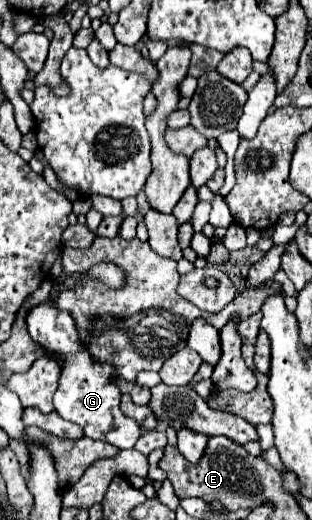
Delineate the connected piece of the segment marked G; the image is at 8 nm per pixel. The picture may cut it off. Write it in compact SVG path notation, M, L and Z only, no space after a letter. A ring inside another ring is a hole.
M45 301L43 305L31 309L31 313L27 315L27 327L29 327L29 335L41 347L47 349L49 357L55 357L55 359L59 359L59 355L65 357L57 397L53 399L55 411L63 419L69 419L81 425L87 437L107 441L119 449L131 449L141 435L141 427L137 425L135 419L127 417L119 409L121 391L113 385L115 367L109 363L95 363L91 355L85 353L83 345L79 343L79 335L77 335L73 317L67 311L61 313L49 301ZM59 315L63 315L63 323L59 323Z

